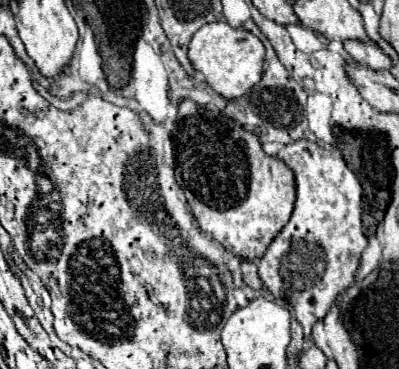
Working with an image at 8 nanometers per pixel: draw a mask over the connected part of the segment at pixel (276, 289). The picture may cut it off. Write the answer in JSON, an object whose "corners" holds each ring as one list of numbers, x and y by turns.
{"corners":[[294,141,284,145,278,157,294,171,296,177,296,205,290,221,274,237,266,255,258,259,258,273,264,283,276,297,278,295,296,295,294,313,298,323,304,329,304,337,310,337,310,331,316,321,332,309,340,293,344,293,352,283,360,265,362,251,368,245,368,237,362,231,362,187,358,177,348,169,342,155,322,149,310,141]]}

